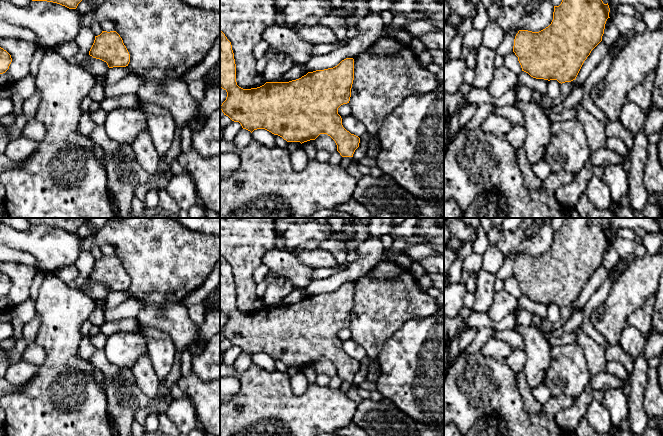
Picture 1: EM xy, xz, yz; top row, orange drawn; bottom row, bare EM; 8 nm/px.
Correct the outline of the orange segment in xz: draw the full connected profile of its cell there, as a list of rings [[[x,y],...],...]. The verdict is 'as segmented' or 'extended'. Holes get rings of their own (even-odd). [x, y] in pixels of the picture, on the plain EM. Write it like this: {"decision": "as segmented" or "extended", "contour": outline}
{"decision": "as segmented", "contour": [[[220,255],[220,312],[227,316],[220,333],[224,339],[239,346],[243,353],[251,357],[265,353],[287,366],[301,368],[315,364],[320,358],[327,358],[335,365],[342,381],[353,381],[360,362],[343,351],[342,342],[338,338],[338,332],[350,325],[353,304],[354,283],[346,282],[333,292],[308,296],[296,304],[266,306],[257,312],[243,313],[236,306],[236,288],[231,266]]]}

